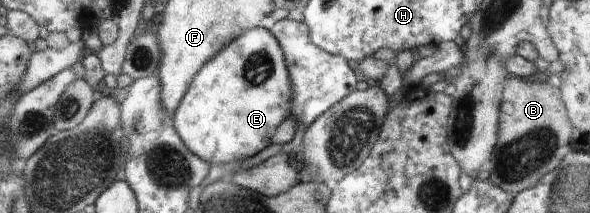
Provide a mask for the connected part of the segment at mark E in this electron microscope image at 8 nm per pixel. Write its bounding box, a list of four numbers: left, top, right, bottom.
[172,29,291,165]

